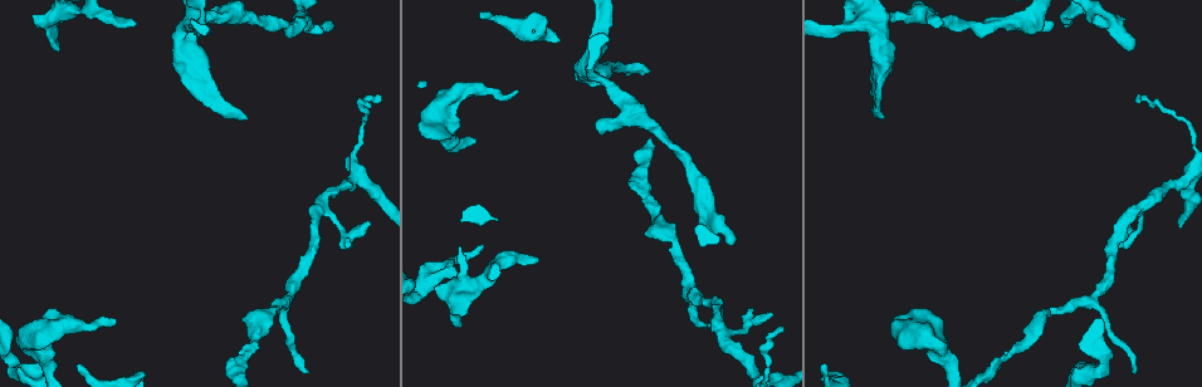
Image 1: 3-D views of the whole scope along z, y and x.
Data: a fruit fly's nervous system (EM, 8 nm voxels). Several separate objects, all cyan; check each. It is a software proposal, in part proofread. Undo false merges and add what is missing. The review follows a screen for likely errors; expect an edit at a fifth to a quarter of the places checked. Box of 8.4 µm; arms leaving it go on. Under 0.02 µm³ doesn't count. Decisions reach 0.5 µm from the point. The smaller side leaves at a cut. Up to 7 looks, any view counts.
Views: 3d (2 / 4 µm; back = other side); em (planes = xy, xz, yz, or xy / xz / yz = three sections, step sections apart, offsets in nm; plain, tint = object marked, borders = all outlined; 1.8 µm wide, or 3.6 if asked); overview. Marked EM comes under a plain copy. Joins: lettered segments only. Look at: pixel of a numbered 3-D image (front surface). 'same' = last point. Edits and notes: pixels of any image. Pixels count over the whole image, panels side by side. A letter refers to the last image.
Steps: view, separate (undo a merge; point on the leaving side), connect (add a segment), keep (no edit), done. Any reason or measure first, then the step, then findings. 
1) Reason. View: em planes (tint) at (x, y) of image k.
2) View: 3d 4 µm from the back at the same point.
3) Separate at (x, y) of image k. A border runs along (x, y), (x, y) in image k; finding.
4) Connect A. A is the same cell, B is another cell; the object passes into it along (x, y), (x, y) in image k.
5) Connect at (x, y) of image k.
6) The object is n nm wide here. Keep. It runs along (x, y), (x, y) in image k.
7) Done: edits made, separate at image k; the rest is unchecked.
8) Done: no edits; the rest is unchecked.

View: em planes (borders) at (516, 91) of image 1.

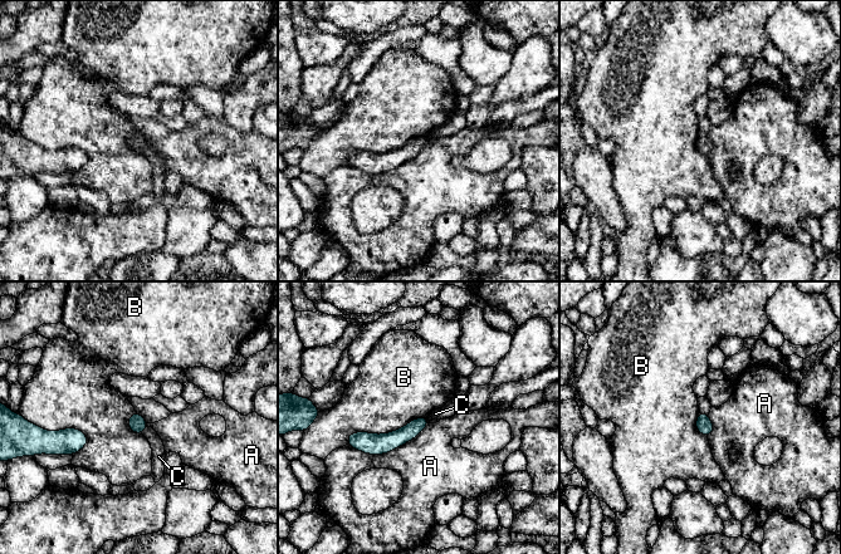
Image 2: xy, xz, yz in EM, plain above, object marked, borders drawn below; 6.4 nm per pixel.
Keep. A, B and C are other cells; it runs along (425, 421), (391, 441), (351, 441) in image 2; none of them fits.

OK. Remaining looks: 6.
Branch stops here. View: em xz step 8 (tint) at (245, 119) of image 1.

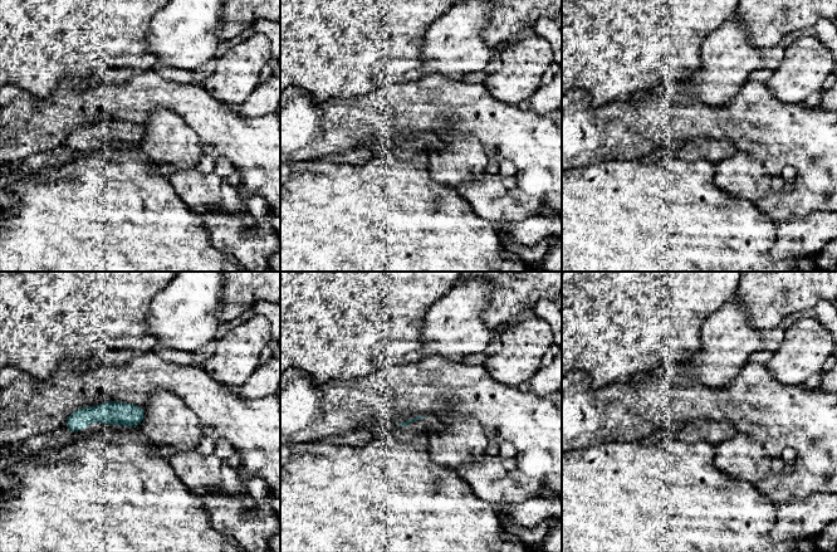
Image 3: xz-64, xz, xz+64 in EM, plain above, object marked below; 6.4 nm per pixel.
Another direction. View: em xy step 8 (borders) at the same point.

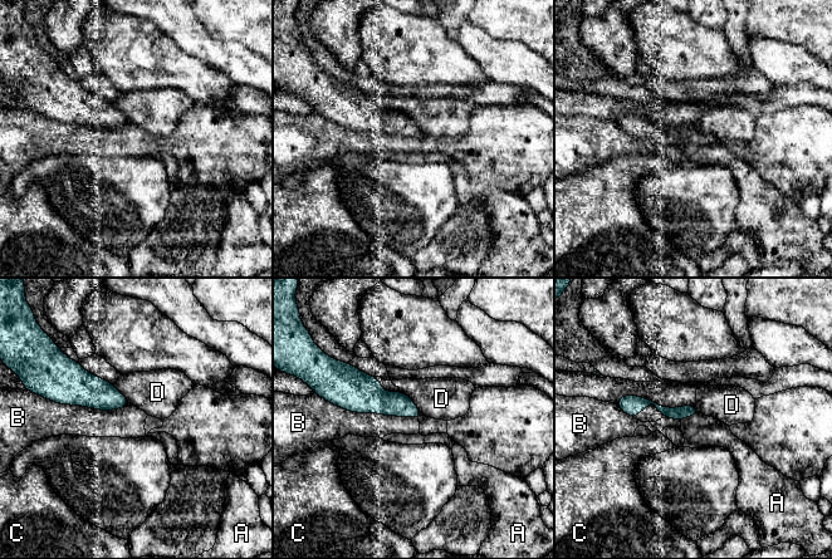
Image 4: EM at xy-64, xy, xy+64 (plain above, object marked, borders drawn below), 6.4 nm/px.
The longest contact is with B, 600 nm. Connect A. A is the same cell, B, C and D are other cells; the object passes into it along (678, 413), (689, 415), (699, 431) in image 4; the neuron continues.

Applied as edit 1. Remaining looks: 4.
Redraw. View: overview.

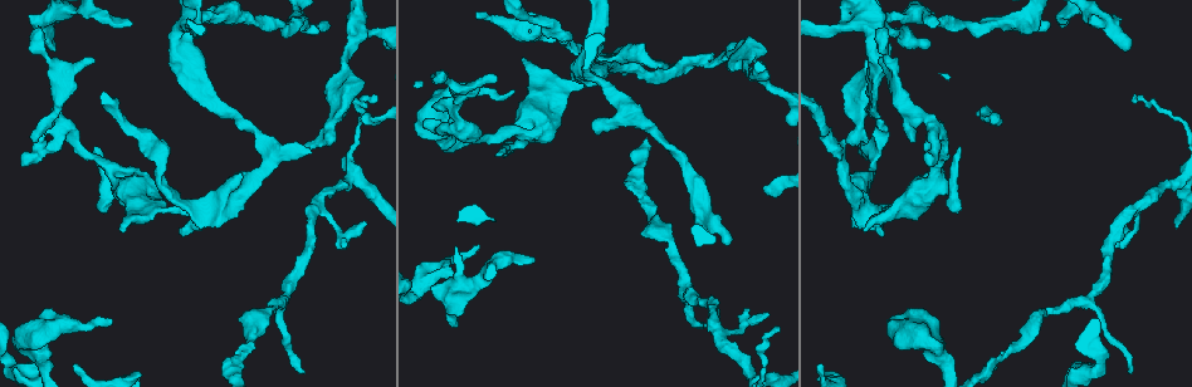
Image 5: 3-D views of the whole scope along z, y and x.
Free end. View: 3d 2 µm at (1079, 361) of image 5.

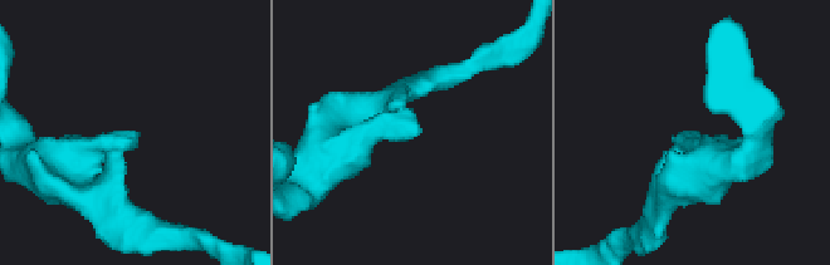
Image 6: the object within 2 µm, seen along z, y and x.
View: em planes (borders) at (138, 136) of image 6.

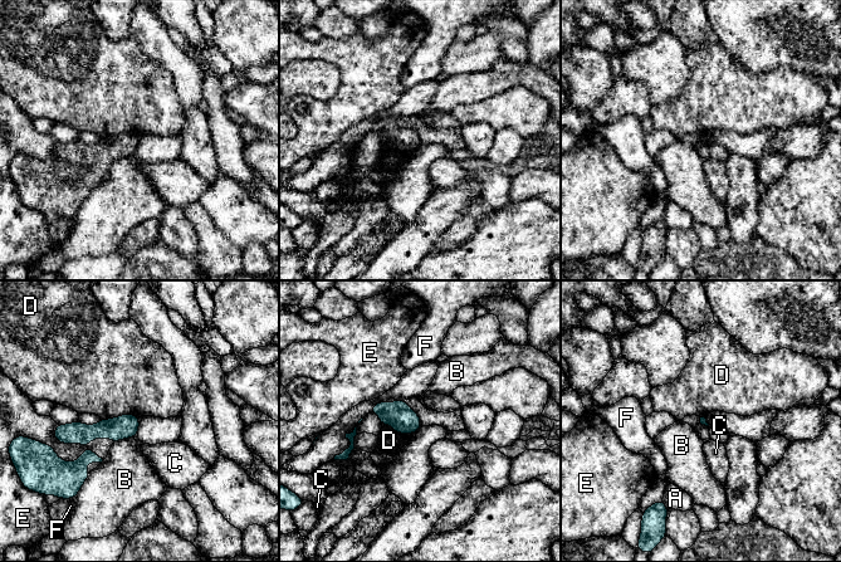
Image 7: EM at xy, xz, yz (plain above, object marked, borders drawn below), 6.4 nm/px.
Keep. A, B, C, D, E and F are other cells; it runs along (136, 420), (93, 431), (63, 428) in image 7; no lettered segment goes on from it.

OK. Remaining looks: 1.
Done: edits made, connect at image 4; the rest is unchecked.

